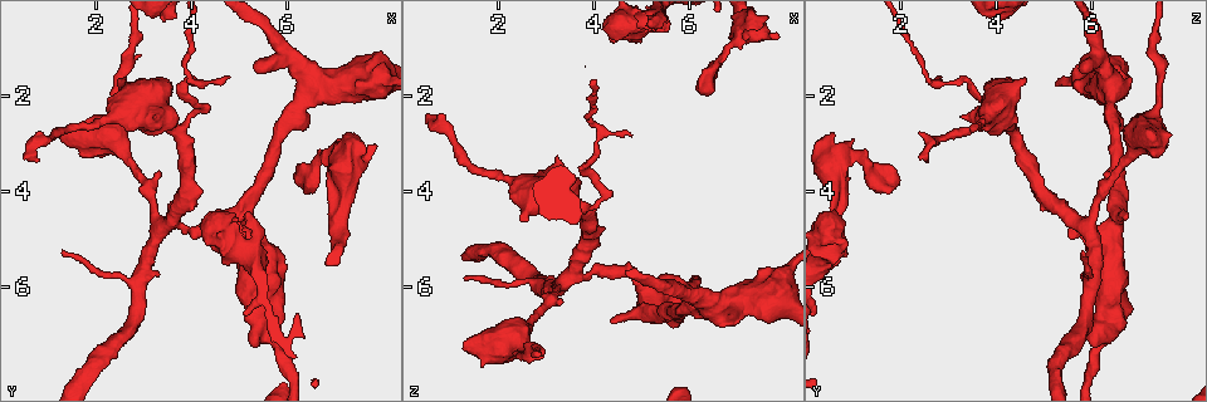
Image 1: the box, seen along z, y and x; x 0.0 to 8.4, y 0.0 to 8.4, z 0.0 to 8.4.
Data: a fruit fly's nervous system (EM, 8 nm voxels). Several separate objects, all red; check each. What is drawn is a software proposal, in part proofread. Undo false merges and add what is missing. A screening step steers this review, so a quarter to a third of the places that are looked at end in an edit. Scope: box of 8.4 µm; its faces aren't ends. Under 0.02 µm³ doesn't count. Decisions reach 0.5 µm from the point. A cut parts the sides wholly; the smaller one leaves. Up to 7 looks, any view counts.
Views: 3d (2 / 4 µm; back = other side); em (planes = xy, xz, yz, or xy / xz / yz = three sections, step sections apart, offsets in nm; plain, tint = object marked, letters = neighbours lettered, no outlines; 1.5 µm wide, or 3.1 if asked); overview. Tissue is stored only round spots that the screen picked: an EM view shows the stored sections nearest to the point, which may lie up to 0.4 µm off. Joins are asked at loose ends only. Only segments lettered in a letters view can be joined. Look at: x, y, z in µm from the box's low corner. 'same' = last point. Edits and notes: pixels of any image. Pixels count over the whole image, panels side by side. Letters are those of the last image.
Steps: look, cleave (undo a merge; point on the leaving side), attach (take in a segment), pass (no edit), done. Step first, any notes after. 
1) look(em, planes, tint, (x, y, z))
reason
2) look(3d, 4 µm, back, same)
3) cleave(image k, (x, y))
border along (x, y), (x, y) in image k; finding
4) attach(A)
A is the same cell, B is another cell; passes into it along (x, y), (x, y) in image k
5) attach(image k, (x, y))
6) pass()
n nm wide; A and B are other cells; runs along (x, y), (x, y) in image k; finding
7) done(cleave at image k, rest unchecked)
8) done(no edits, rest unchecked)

look(em, xz, step 8, tint, (4.30, 4.50, 6.70))
free end

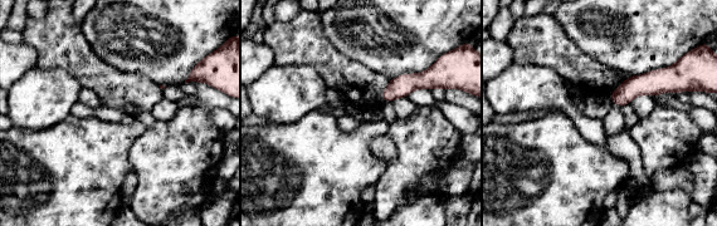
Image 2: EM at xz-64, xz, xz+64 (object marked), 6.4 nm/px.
look(em, planes, letters, same)
cut it another way

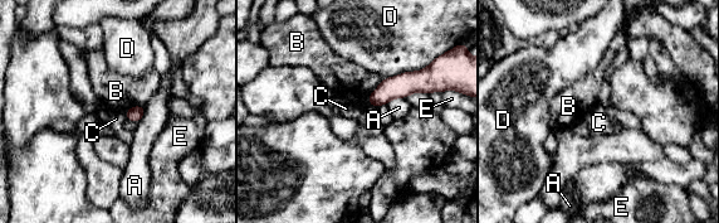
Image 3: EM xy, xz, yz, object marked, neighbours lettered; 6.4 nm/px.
pass()
A, B, C, D and E are other cells; runs along (429, 73), (371, 101) in image 3; no lettered segment goes on from it

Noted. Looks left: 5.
look(3d, 2 µm, (2.60, 1.65, 4.60))
stops while still wide

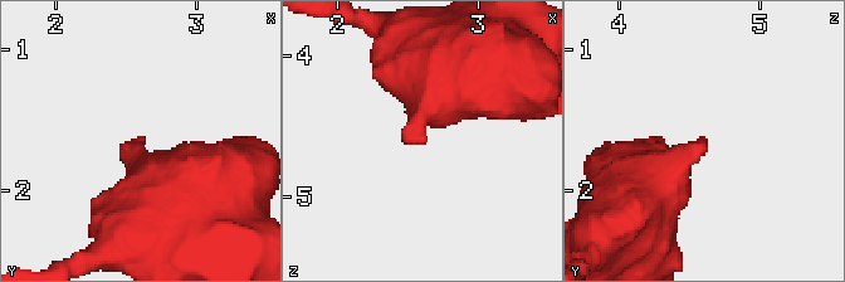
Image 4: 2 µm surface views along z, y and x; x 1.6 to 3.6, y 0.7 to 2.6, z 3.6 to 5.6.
look(em, planes, letters, (2.56, 1.68, 4.64))
now the EM

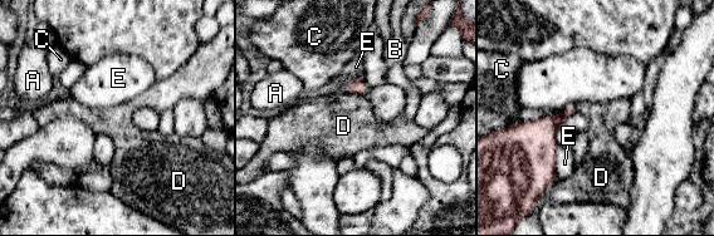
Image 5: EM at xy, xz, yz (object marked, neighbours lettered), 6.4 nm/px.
pass()
A, B, C, D and E are other cells; border along (350, 93), (363, 96) in image 5; no lettered segment goes on from it

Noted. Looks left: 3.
look(em, yz, step 8, letters, (7.05, 3.00, 1.05))
branch stops here

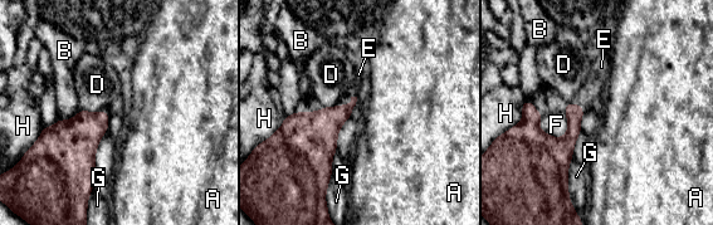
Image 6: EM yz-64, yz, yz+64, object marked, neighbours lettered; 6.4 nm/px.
attach(E)
E is the same cell, A, B, D, F, G and H are other cells; passes into it along (325, 123), (353, 97), (353, 91) in image 6; the cell continues

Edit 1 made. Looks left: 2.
done(attach at image 6, rest unchecked)

